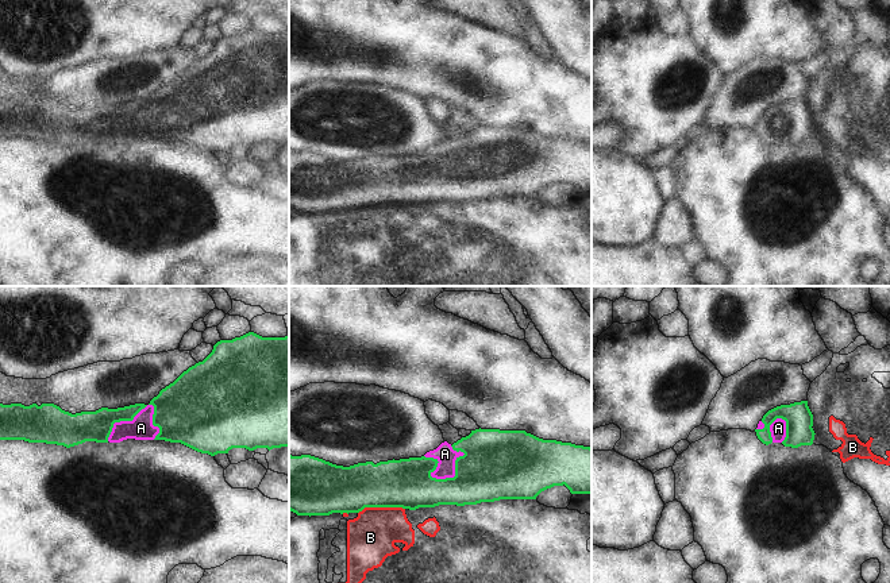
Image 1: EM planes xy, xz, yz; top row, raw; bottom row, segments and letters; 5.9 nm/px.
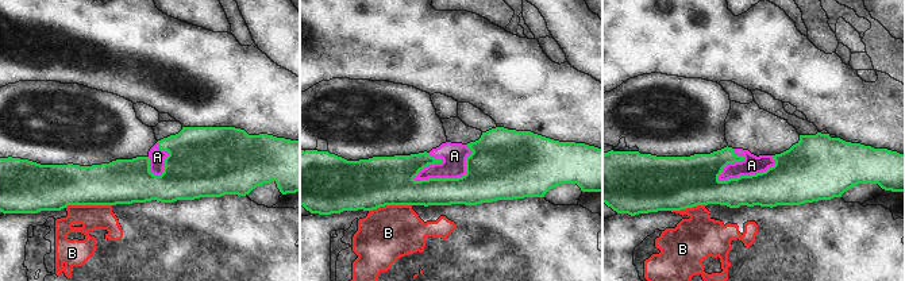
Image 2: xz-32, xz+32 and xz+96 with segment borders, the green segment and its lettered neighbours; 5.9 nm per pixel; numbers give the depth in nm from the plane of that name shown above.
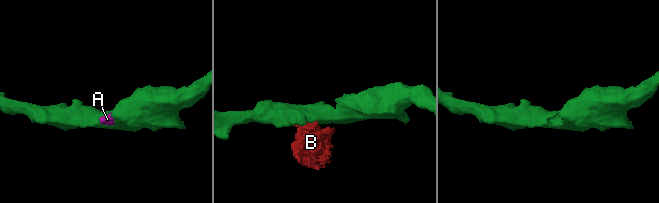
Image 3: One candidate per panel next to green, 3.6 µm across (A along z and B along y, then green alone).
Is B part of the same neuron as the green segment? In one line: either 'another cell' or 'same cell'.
another cell

